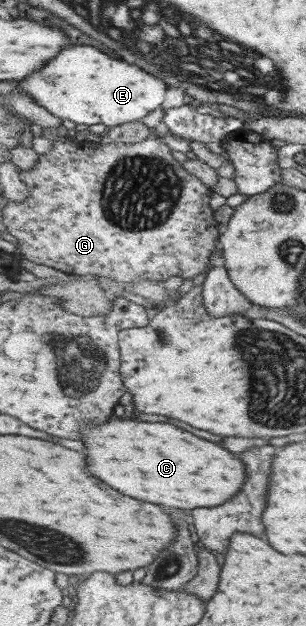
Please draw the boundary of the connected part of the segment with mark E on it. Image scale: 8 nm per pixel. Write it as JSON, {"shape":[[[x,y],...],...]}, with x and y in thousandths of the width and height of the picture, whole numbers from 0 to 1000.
{"shape":[[[294,72],[222,75],[190,85],[150,110],[131,110],[111,123],[85,123],[85,129],[65,128],[65,142],[183,187],[245,198],[340,198],[359,204],[451,193],[529,171],[542,161],[546,137],[536,125],[503,123],[458,107],[373,94]]]}

